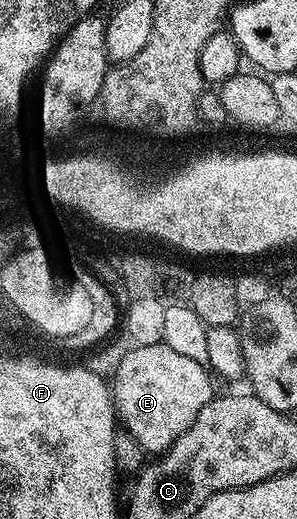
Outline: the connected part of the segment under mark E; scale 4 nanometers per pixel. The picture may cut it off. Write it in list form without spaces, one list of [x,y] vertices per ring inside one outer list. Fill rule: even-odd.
[[[164,343],[131,349],[119,362],[118,373],[112,379],[116,416],[146,454],[161,454],[196,422],[196,414],[204,410],[216,389],[210,385],[211,373],[203,365],[184,358],[184,354],[176,354],[176,350]]]

